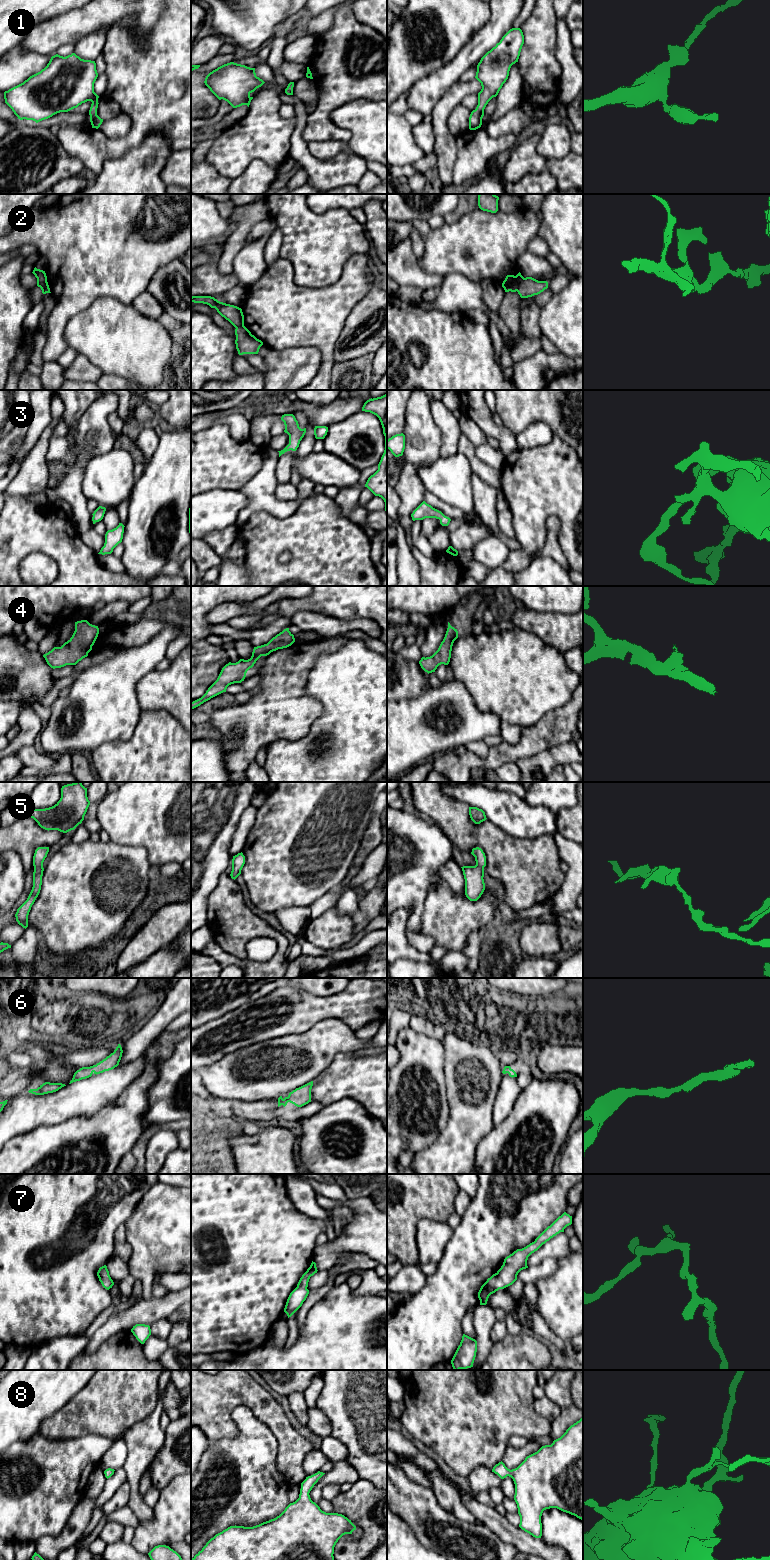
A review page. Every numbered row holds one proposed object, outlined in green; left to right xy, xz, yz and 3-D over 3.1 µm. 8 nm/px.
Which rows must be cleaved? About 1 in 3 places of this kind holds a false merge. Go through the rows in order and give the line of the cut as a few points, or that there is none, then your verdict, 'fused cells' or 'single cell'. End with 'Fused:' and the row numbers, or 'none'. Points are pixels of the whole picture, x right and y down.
1: no cut; single cell
2: cut in yz along (523, 277), (516, 290); fused cells
3: no cut; single cell
4: no cut; single cell
5: no cut; single cell
6: no cut; single cell
7: no cut; single cell
8: no cut; single cell
Fused: 2

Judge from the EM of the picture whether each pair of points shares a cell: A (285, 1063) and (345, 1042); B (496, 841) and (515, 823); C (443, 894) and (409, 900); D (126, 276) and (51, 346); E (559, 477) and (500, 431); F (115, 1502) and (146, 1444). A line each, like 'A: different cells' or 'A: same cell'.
A: same cell
B: different cells
C: different cells
D: same cell
E: different cells
F: different cells

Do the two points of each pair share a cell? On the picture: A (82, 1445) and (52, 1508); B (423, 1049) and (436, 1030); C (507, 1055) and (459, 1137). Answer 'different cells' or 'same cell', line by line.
A: same cell
B: different cells
C: different cells

